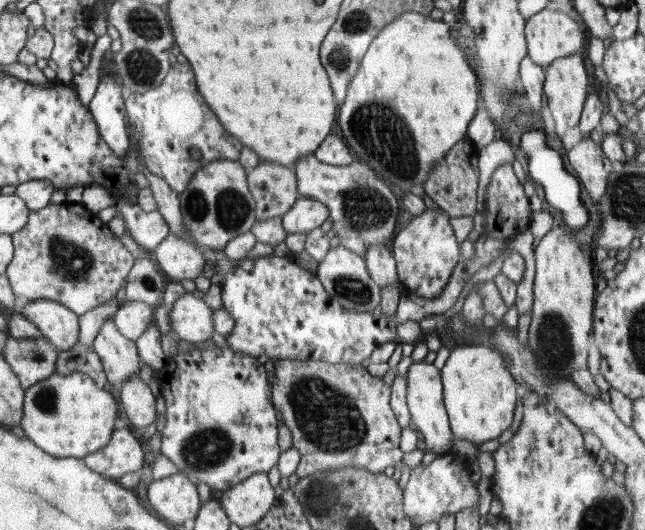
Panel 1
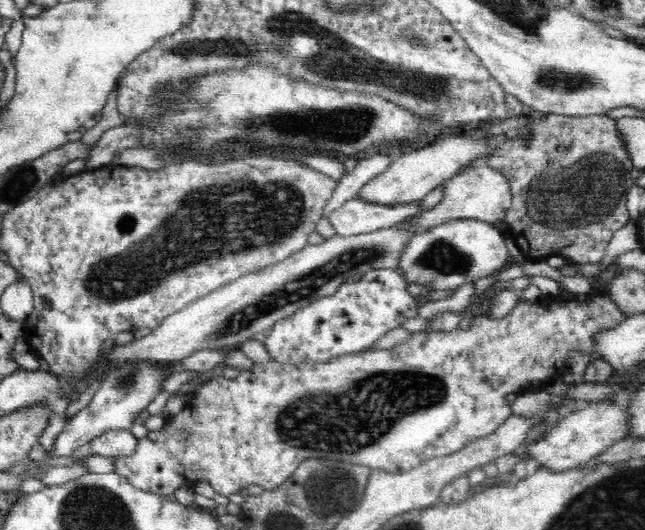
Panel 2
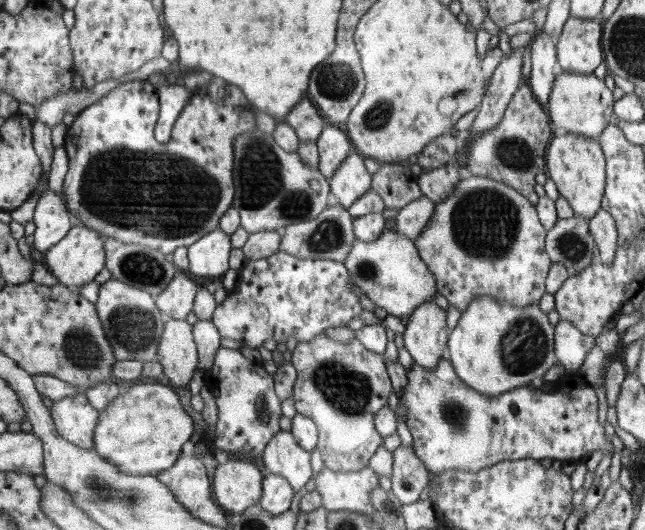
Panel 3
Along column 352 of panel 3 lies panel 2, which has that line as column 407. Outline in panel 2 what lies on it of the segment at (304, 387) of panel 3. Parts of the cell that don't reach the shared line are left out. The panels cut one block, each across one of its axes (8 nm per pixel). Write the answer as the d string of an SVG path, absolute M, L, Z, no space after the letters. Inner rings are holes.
M520 294L519 301L504 318L492 319L486 316L473 317L468 330L456 329L452 332L417 331L411 336L393 346L390 349L375 349L339 356L330 362L284 364L278 361L258 363L252 372L242 372L234 379L226 379L222 375L210 378L210 382L186 404L186 408L180 414L172 414L172 422L168 420L162 432L150 431L148 438L140 438L136 453L130 457L121 457L114 460L115 473L124 476L130 484L146 492L157 495L173 494L178 488L193 489L199 480L207 480L214 488L216 494L230 496L236 490L244 490L248 484L258 484L264 489L273 489L282 486L285 480L298 469L304 459L330 459L336 462L348 464L360 464L370 470L386 470L387 472L408 472L417 468L420 464L440 456L447 456L459 452L467 442L476 441L480 437L489 436L504 420L509 409L506 401L508 394L520 394L528 390L541 390L546 381L563 375L568 371L566 360L570 350L581 350L588 354L591 360L598 360L594 351L594 336L600 330L614 328L620 322L624 322L628 316L620 307L608 297L597 296L589 301L567 301L562 296L558 298L544 297L537 301L528 301Z

